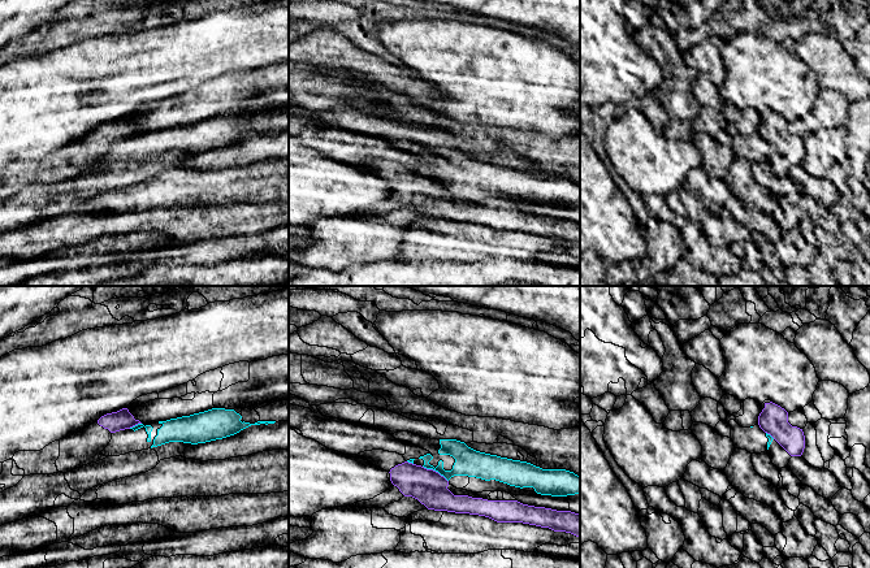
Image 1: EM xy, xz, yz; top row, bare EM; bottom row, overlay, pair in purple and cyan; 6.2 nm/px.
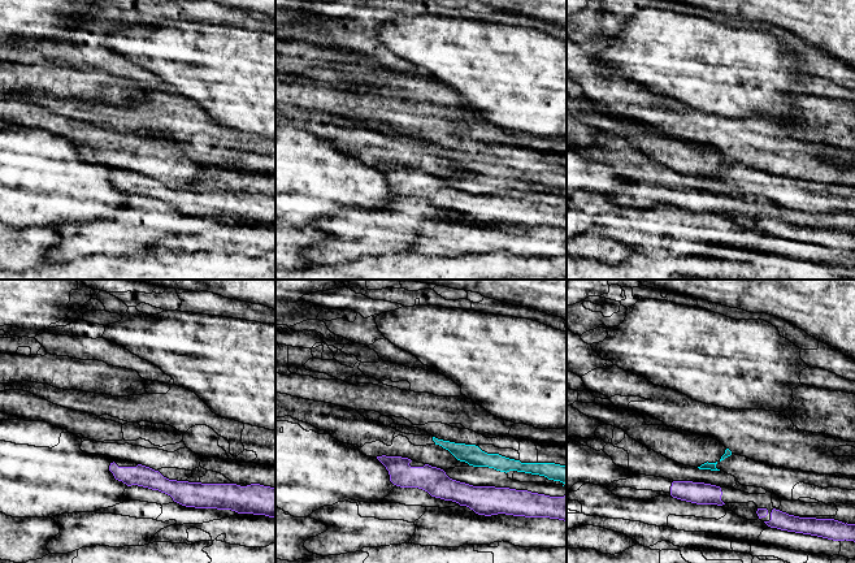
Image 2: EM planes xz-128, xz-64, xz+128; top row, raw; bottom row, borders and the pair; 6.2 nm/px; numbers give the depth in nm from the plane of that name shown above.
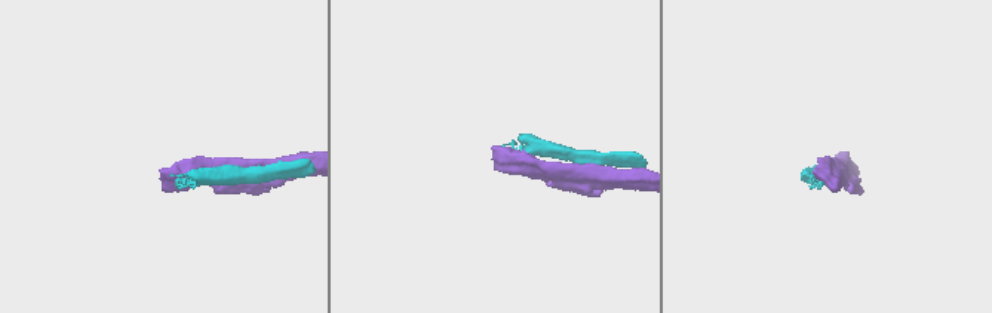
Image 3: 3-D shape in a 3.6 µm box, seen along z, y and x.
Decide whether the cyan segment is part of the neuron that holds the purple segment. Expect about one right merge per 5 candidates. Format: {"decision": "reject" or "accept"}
{"decision": "reject"}

